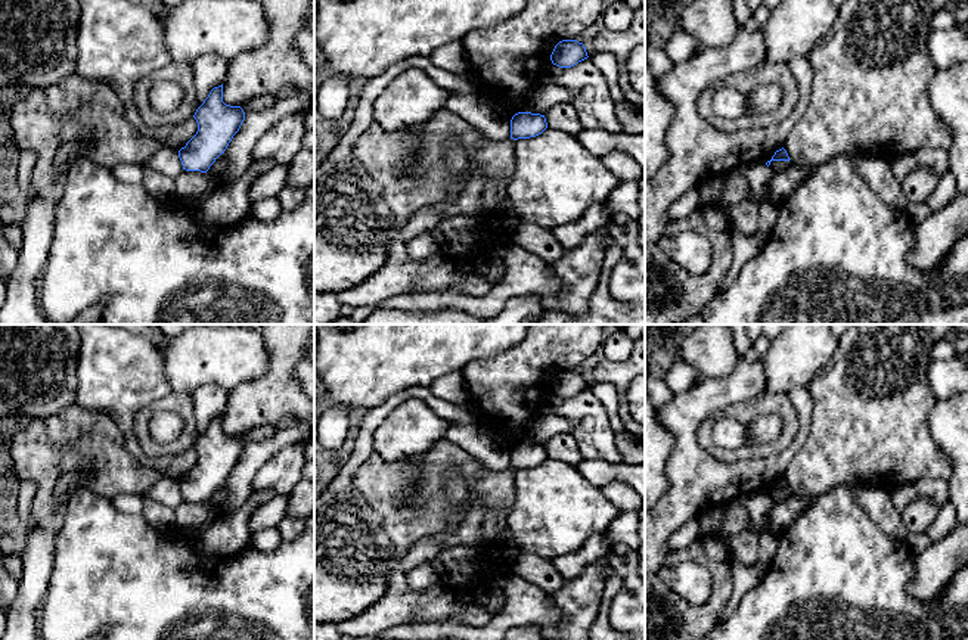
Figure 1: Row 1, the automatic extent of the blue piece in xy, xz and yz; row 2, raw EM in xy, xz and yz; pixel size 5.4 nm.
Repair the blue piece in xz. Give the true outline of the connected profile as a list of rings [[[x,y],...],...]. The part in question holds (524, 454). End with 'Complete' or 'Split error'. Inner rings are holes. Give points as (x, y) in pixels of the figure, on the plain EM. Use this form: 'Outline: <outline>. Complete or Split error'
Outline: [[[518,442],[511,450],[511,469],[530,469],[542,465],[547,459],[544,445]]]. Complete

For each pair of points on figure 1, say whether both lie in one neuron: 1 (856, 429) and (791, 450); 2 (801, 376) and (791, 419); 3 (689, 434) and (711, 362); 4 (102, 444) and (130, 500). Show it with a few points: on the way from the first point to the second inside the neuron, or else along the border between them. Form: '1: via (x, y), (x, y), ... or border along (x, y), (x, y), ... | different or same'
1: border along (812, 415), (809, 437), (782, 477) | different
2: border along (766, 391), (785, 392) | different
3: border along (738, 360), (726, 375), (701, 376) | different
4: border along (140, 494), (117, 494), (111, 500) | different

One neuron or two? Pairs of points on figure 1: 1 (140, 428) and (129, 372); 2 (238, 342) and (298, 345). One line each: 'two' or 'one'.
1: two
2: two

